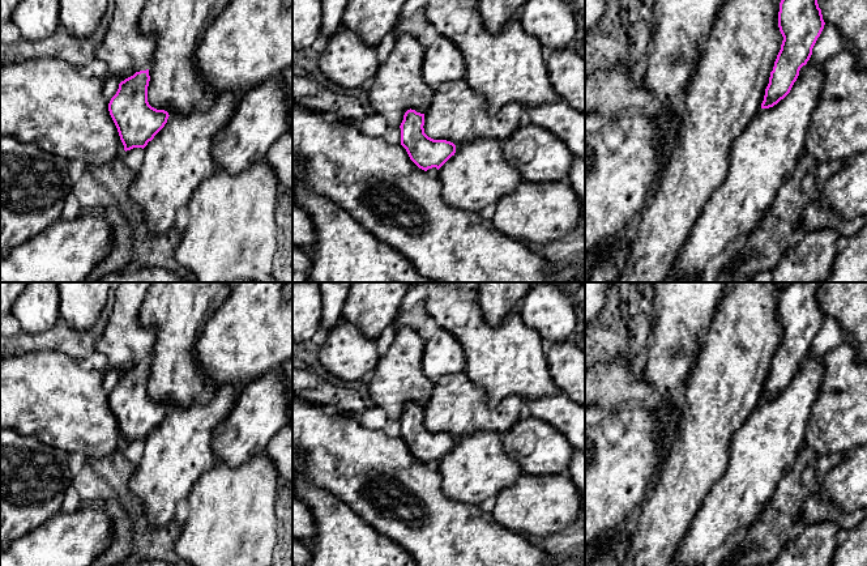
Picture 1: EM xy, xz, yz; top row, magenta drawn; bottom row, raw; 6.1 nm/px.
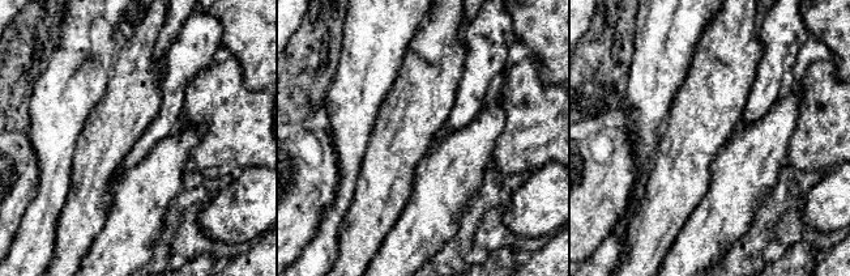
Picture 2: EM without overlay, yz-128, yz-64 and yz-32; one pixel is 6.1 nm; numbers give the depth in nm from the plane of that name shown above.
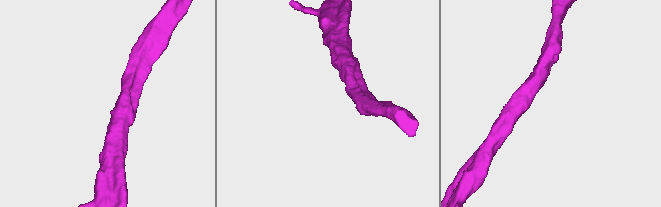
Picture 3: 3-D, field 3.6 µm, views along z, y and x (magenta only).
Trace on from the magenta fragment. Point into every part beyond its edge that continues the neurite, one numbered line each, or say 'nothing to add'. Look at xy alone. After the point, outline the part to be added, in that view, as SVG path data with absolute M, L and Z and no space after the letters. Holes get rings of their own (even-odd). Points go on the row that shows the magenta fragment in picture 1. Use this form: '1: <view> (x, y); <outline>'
nothing to add

